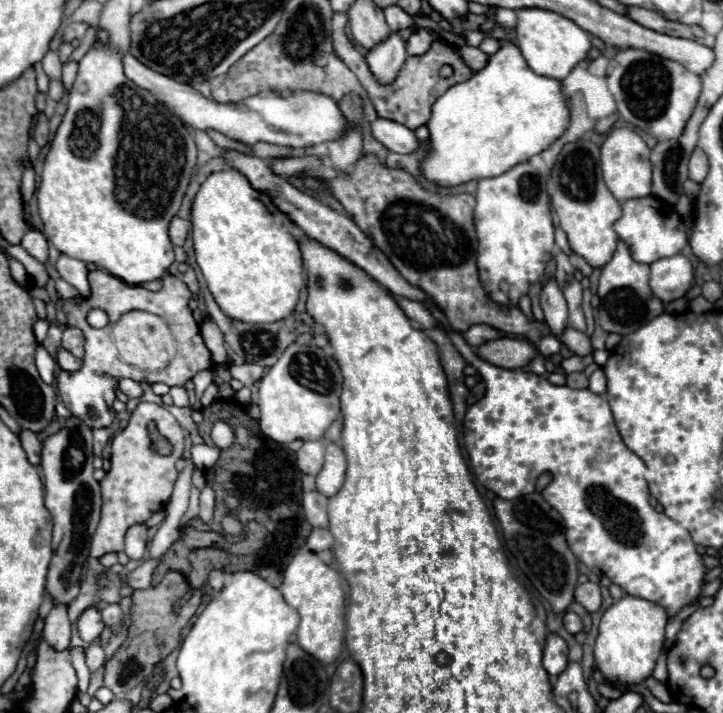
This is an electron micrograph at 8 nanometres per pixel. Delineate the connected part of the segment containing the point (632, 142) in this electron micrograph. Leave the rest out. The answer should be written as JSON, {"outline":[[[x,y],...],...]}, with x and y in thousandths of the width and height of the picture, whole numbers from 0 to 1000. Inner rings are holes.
{"outline":[[[852,180],[838,191],[830,208],[830,233],[833,233],[838,264],[846,269],[846,275],[855,283],[866,283],[866,281],[888,278],[899,272],[902,233],[899,233],[896,219],[899,219],[899,208],[888,196],[888,191],[871,180]]]}

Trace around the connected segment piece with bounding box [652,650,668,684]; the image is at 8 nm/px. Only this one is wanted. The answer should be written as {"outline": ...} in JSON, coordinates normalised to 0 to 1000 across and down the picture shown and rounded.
{"outline":[[[916,912],[916,917],[913,917],[913,923],[910,923],[910,931],[907,931],[902,948],[905,948],[910,957],[916,957],[916,959],[921,959],[921,954],[924,954],[924,940],[921,940],[921,914],[918,914],[918,912]]]}

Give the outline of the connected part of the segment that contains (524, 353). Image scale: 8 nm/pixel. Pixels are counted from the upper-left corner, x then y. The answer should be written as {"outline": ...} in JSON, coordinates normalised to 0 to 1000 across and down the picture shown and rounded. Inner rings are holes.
{"outline":[[[711,474],[675,477],[658,488],[658,496],[667,505],[675,505],[678,511],[686,511],[686,513],[703,516],[703,519],[722,516],[741,499],[739,488],[730,480],[711,477]]]}

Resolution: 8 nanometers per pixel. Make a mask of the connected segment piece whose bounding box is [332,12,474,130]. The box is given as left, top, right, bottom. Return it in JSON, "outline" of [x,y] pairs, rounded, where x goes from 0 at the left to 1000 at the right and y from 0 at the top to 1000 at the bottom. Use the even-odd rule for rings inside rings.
{"outline":[[[465,17],[462,25],[459,25],[459,48],[462,48],[462,67],[465,67],[465,76],[481,90],[481,95],[487,95],[487,101],[495,107],[498,118],[503,121],[520,160],[526,165],[534,165],[534,168],[545,168],[567,182],[575,182],[578,177],[589,174],[592,171],[592,163],[595,163],[595,151],[598,146],[603,143],[603,137],[609,137],[622,121],[633,118],[633,115],[642,115],[647,112],[656,101],[647,95],[647,90],[639,84],[639,79],[633,76],[631,67],[620,65],[611,53],[600,56],[598,59],[598,67],[584,76],[584,79],[564,79],[562,87],[559,87],[559,95],[553,98],[553,104],[548,107],[548,112],[537,121],[528,121],[528,118],[520,118],[520,109],[515,107],[515,101],[509,101],[509,93],[503,90],[503,76],[479,53],[476,48],[476,36],[481,31],[481,20],[479,17]],[[614,90],[622,90],[628,95],[628,107],[622,109],[609,109],[606,98],[614,93]]]}

